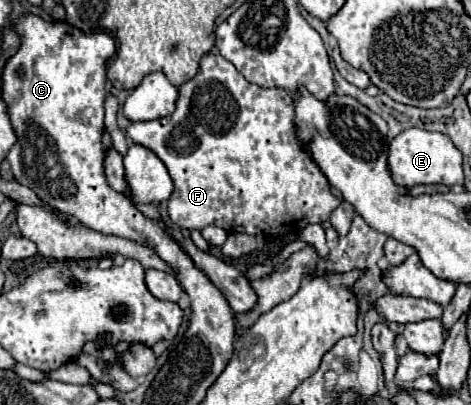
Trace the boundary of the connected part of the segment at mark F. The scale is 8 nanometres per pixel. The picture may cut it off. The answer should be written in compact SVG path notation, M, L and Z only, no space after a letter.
M206 53L200 59L198 73L180 85L176 111L162 119L132 123L126 129L126 137L152 149L166 165L174 181L168 215L178 227L202 229L216 225L228 233L240 233L242 227L248 235L282 235L294 227L300 231L310 223L326 221L342 203L342 199L332 195L326 177L320 171L310 171L312 159L296 141L292 119L294 107L288 91L252 85L222 55Z

